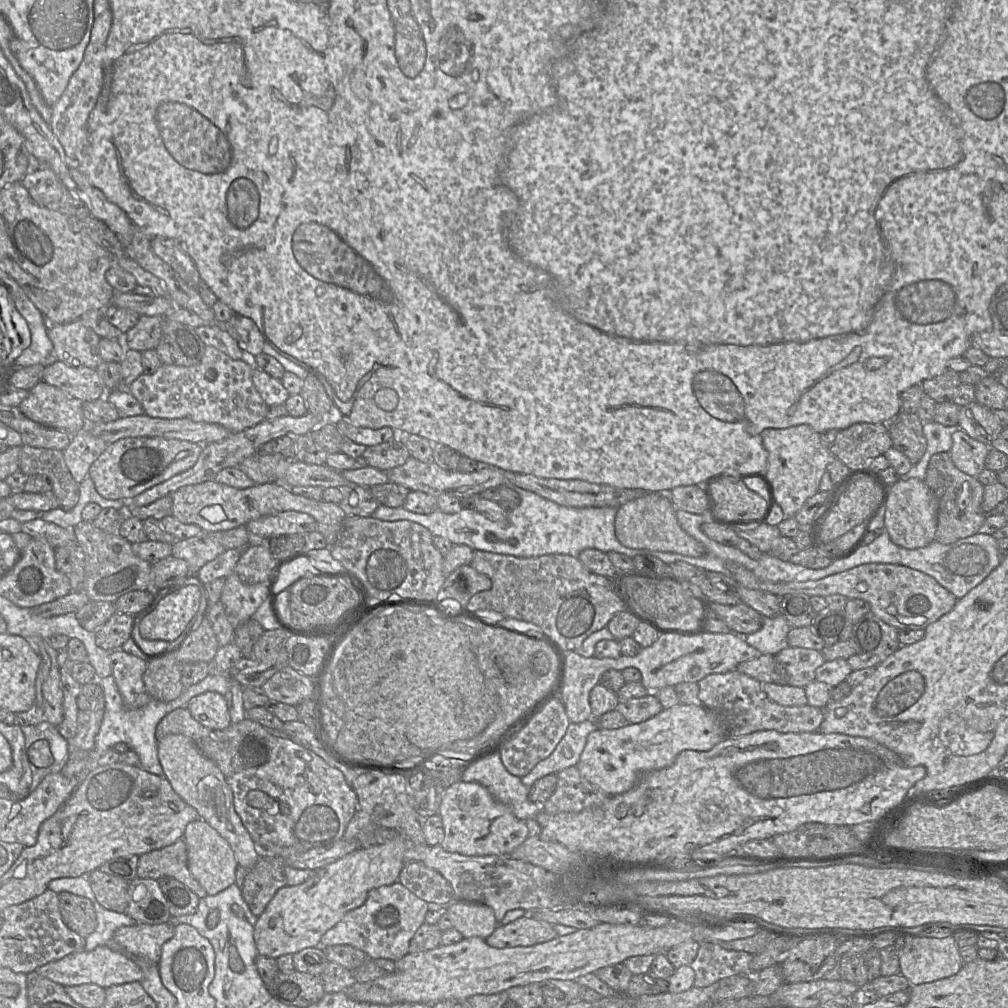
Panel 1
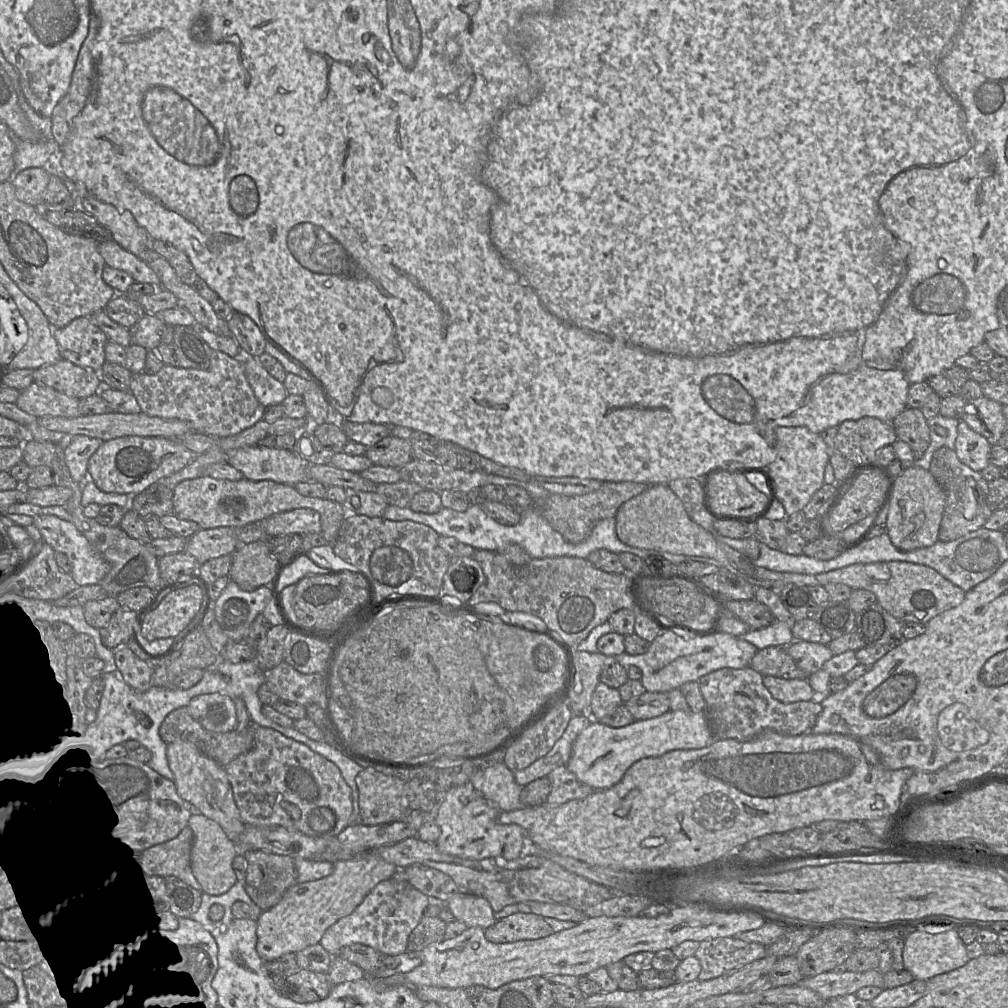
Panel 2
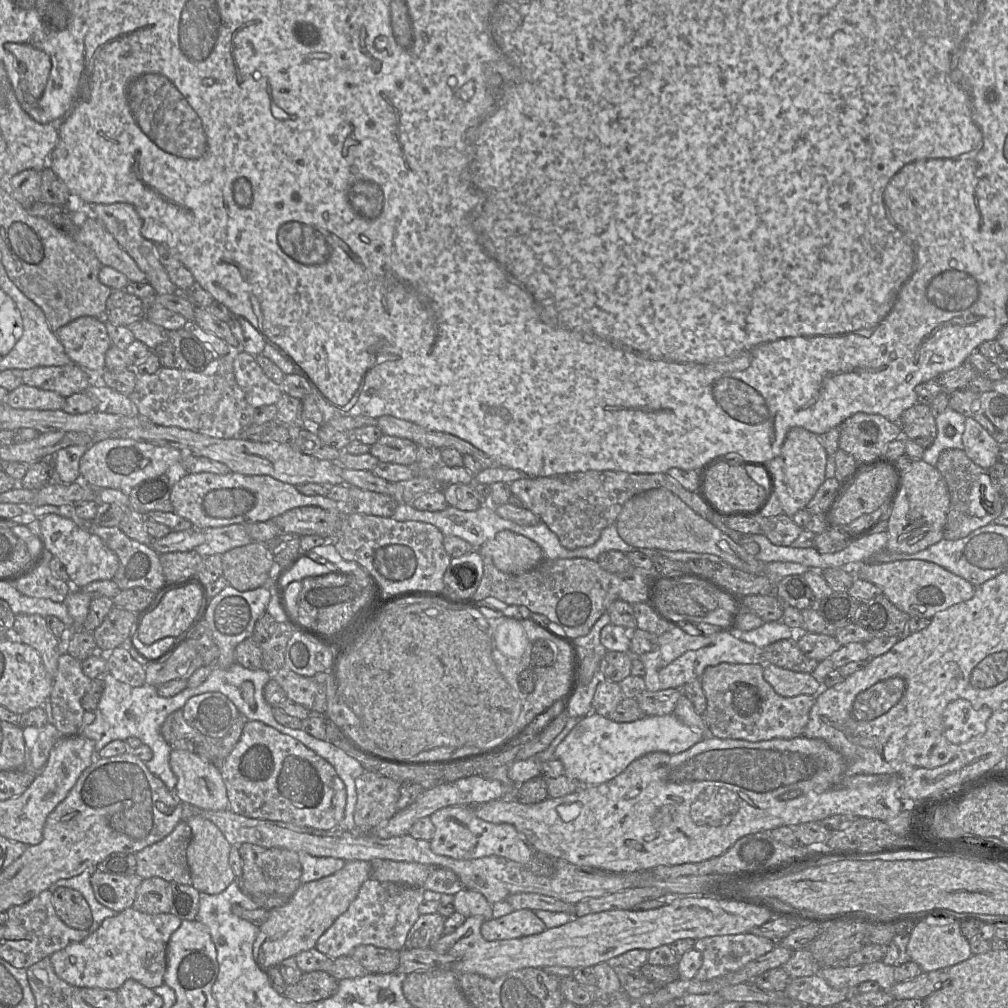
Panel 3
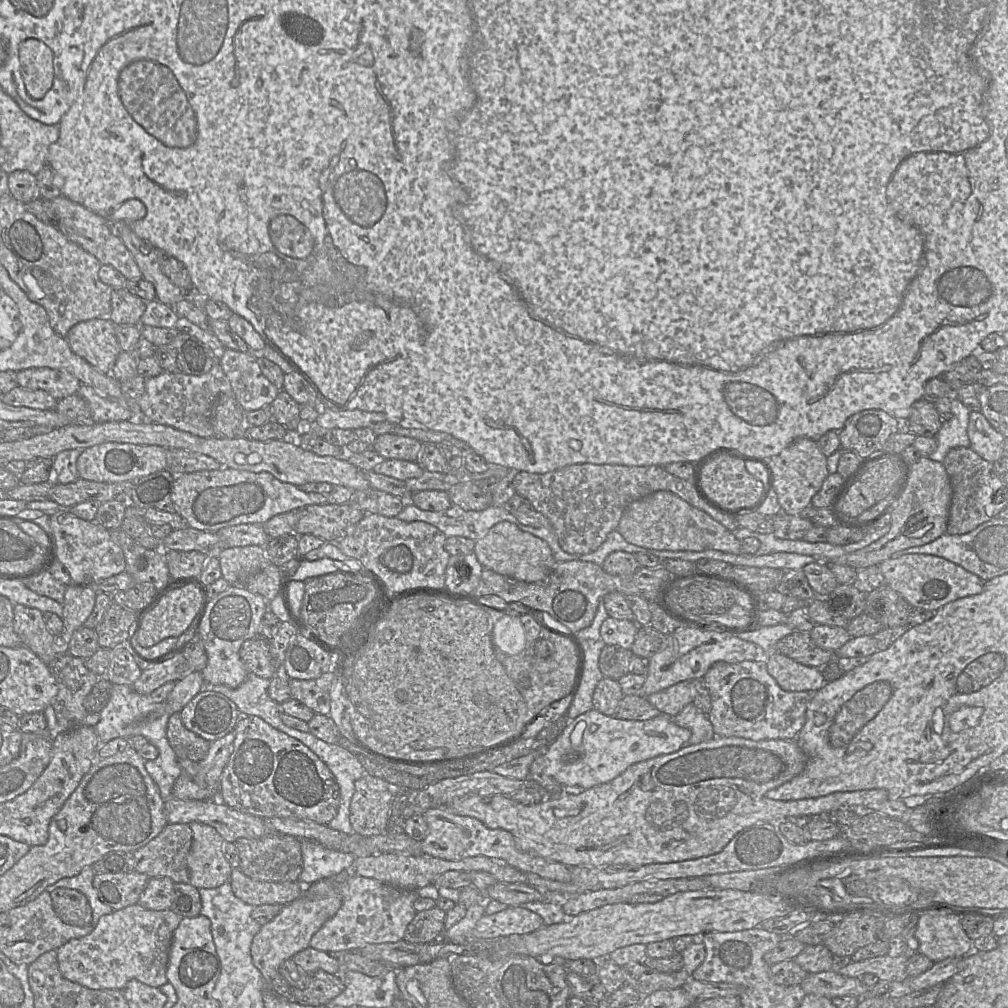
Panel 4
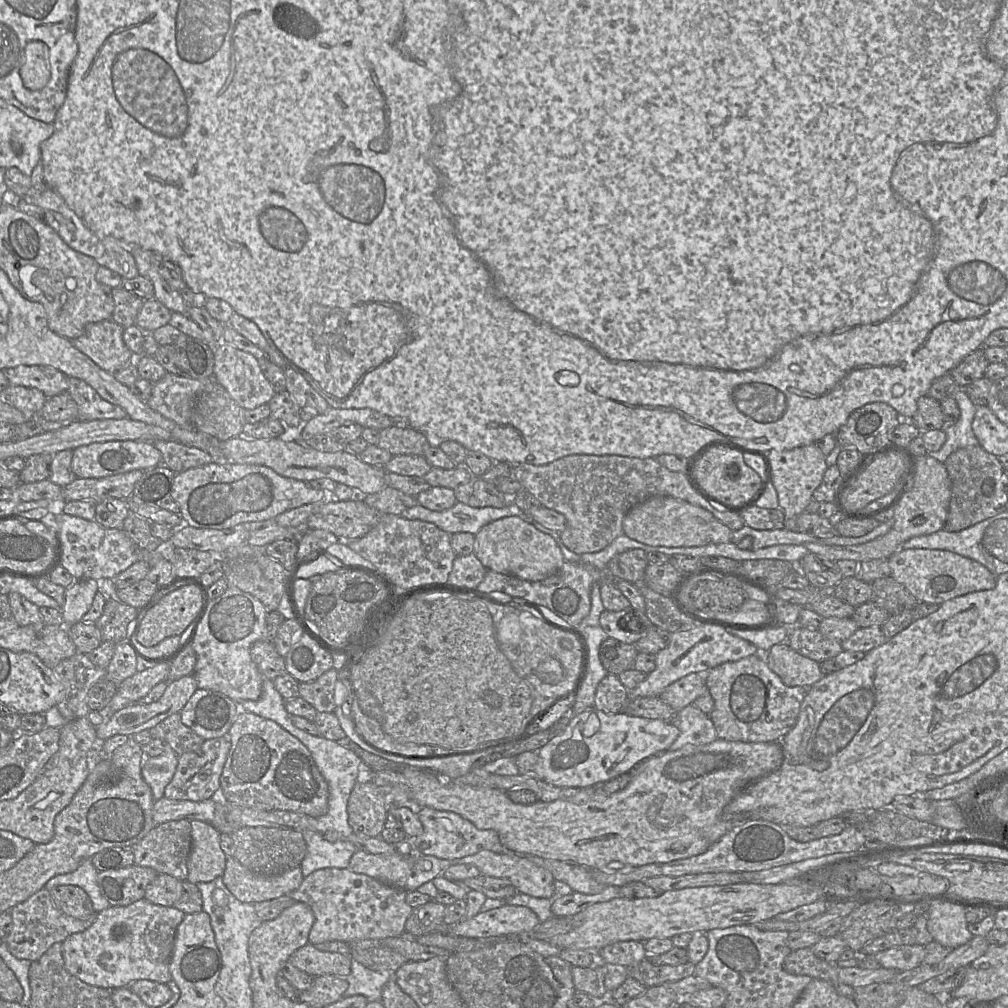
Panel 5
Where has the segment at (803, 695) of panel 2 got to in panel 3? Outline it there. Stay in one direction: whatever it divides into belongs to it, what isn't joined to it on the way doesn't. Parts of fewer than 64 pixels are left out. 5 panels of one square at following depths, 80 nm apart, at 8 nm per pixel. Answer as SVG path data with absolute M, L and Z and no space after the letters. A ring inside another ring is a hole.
M773 664L764 665L764 679L783 697L816 696L823 685L811 673L795 672Z

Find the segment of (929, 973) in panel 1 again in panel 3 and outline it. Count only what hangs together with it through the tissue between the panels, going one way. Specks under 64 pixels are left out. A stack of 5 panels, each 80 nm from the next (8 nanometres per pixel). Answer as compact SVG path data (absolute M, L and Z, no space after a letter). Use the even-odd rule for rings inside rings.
M929 916L925 922L914 923L907 954L909 960L918 964L923 972L950 968L972 956L969 940L961 932L960 921L944 916Z

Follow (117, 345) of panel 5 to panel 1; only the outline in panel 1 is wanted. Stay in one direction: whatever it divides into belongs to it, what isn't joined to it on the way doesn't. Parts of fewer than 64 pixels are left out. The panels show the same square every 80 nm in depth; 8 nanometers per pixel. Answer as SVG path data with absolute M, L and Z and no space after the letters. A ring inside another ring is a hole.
M80 319L67 324L50 325L48 323L48 336L53 344L52 359L62 361L73 367L93 369L96 369L102 361L99 351L101 337Z

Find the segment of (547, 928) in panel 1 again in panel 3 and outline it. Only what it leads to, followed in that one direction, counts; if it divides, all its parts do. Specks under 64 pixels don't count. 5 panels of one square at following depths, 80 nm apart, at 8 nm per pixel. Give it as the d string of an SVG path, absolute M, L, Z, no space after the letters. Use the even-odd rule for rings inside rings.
M529 909L514 910L500 918L485 920L481 935L488 941L509 940L540 934L547 929L545 923Z

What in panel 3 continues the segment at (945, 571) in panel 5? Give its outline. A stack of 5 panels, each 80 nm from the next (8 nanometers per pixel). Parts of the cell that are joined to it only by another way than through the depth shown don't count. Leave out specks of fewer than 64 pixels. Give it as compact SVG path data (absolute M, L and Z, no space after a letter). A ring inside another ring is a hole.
M925 560L856 564L851 566L851 571L854 579L861 578L879 587L890 602L910 617L930 619L937 612L971 599L975 593L975 586L969 581L936 563Z

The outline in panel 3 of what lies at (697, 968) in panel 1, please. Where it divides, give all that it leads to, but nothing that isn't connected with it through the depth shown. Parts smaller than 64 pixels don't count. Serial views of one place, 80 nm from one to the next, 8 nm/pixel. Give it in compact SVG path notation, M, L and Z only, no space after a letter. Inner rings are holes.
M751 932L695 940L694 947L702 954L702 965L694 979L709 981L737 971L776 945L770 939Z

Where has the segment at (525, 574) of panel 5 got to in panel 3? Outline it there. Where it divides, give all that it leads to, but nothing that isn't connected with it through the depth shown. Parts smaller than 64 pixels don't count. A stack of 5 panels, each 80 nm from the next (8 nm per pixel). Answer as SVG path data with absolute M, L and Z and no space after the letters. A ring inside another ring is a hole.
M502 530L477 548L484 560L491 560L494 566L509 574L522 574L531 571L544 560L541 548L527 537L510 530Z

